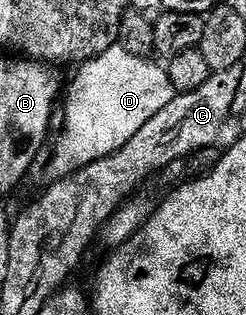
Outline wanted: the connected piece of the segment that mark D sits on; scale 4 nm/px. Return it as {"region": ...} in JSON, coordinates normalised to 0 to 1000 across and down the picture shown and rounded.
{"region":[[[484,143],[431,156],[398,181],[362,187],[321,203],[325,229],[293,251],[293,267],[272,267],[268,302],[276,289],[276,317],[256,317],[252,352],[260,340],[260,406],[244,416],[244,432],[228,441],[228,470],[211,479],[211,508],[195,517],[195,568],[224,575],[264,568],[272,556],[297,556],[317,537],[496,473],[626,359],[675,346],[691,321],[720,305],[707,270],[691,270],[691,244],[663,210],[614,200],[614,184],[581,175],[528,168]]]}

